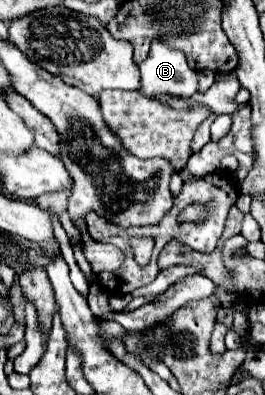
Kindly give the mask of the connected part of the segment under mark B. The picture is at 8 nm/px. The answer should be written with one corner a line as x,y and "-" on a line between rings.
157,39
139,69
143,95
169,93
173,97
191,97
199,89
197,71
189,67
185,53

